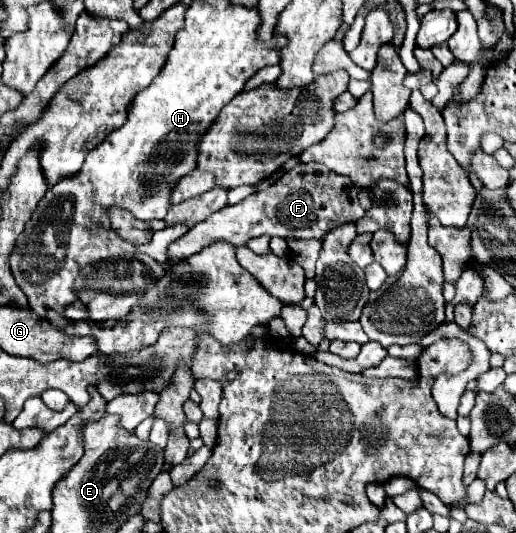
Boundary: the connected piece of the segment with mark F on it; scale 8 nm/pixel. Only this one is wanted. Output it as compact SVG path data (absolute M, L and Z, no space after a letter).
M300 163L292 171L284 173L274 185L260 193L252 193L238 205L224 207L210 215L206 221L194 225L184 237L170 243L168 259L180 261L202 251L210 243L226 241L232 245L246 245L248 239L264 233L284 239L322 239L334 227L344 223L356 223L364 217L364 209L358 201L356 185L338 173L320 167L320 163Z

